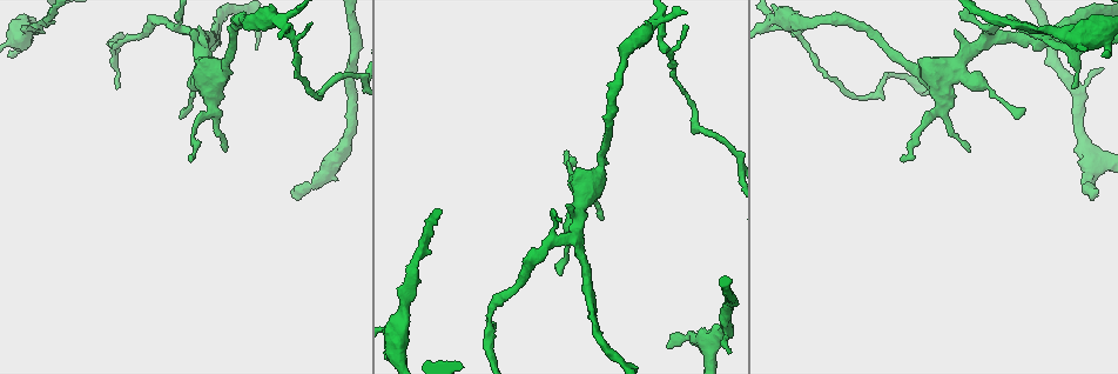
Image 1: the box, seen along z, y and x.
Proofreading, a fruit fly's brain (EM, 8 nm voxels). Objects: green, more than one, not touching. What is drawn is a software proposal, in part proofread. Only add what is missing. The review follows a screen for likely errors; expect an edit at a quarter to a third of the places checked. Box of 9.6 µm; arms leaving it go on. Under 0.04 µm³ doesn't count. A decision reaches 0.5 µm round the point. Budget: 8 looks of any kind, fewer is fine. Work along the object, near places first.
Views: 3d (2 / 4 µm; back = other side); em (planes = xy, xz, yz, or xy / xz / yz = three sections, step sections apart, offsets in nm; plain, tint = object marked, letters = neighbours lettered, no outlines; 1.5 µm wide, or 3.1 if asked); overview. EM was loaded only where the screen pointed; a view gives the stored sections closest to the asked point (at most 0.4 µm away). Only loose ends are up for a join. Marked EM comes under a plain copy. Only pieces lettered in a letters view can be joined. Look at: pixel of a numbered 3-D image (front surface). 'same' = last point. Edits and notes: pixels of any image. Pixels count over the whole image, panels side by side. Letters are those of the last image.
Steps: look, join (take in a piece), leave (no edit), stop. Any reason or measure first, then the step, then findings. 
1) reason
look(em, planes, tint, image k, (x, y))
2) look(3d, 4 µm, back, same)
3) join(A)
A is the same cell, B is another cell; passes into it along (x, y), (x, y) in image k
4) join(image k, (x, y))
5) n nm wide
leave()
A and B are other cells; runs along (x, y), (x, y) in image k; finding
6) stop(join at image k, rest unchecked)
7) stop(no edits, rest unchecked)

tapers out
look(em, xz, step 4, letters, image 1, (492, 321))

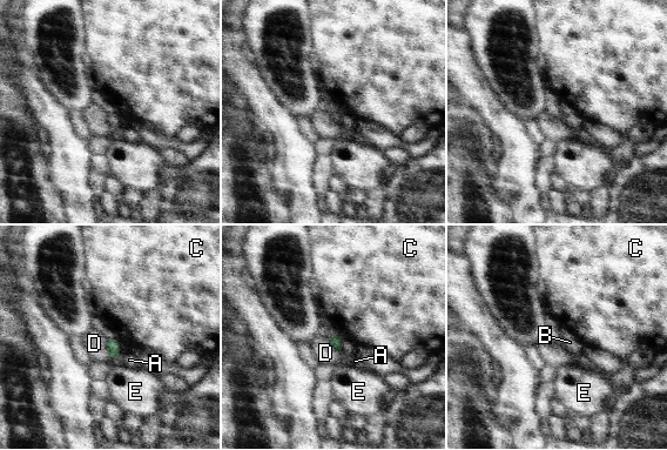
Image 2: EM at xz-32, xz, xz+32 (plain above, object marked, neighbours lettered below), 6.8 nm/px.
another direction
look(em, planes, letters, same)

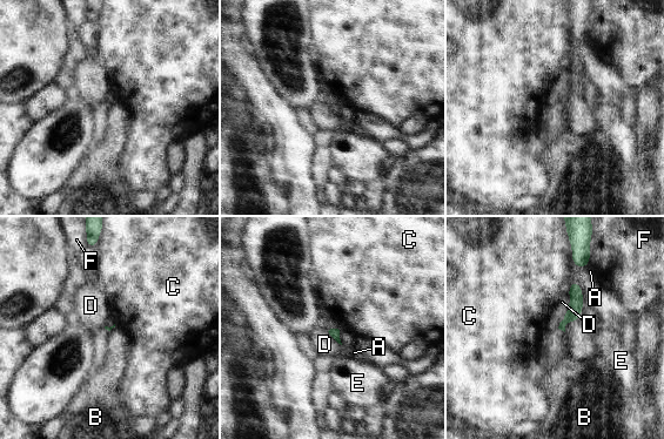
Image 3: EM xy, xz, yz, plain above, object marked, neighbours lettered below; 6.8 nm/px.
leave()
A, B, C, D, E and F are other cells; border along (337, 329), (342, 344) in image 3; none of them fits

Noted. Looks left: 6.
free end
look(em, planes, tint, image 1, (670, 346))

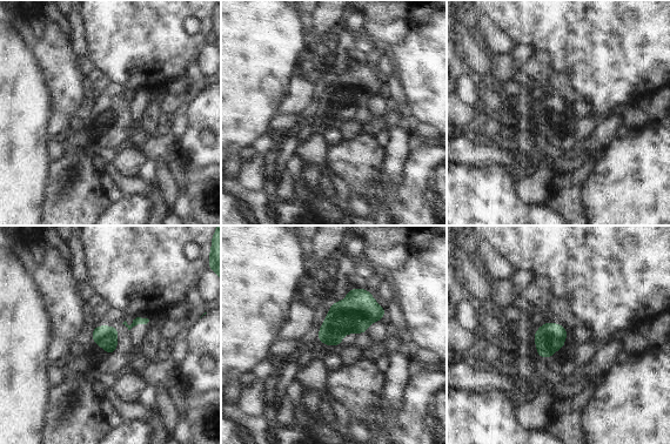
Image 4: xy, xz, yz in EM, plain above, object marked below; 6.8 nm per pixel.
look(em, planes, letters, same)

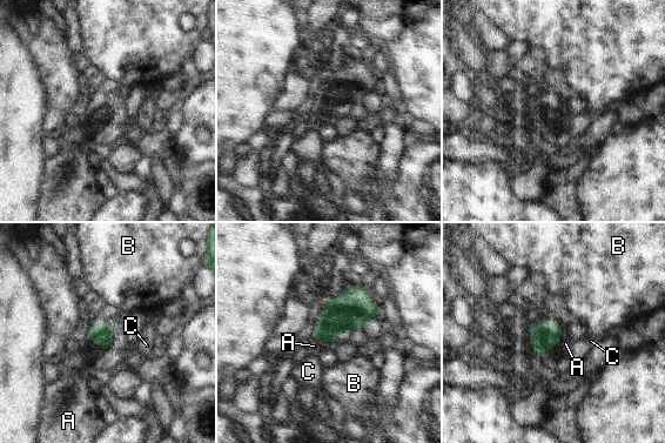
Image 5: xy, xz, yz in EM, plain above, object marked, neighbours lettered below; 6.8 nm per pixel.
150 nm wide; A touches over 170 nm
join(A)
A is the same cell, B and C are other cells; the cell continues

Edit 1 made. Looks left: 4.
tapers out
look(3d, 2 µm, image 1, (728, 352))

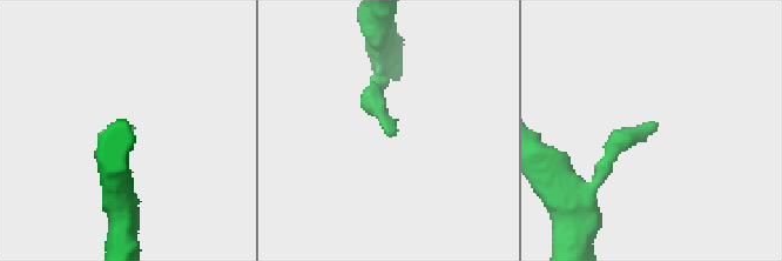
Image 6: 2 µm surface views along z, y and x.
need the tissue
look(em, yz, step 8, letters, image 6, (655, 122))

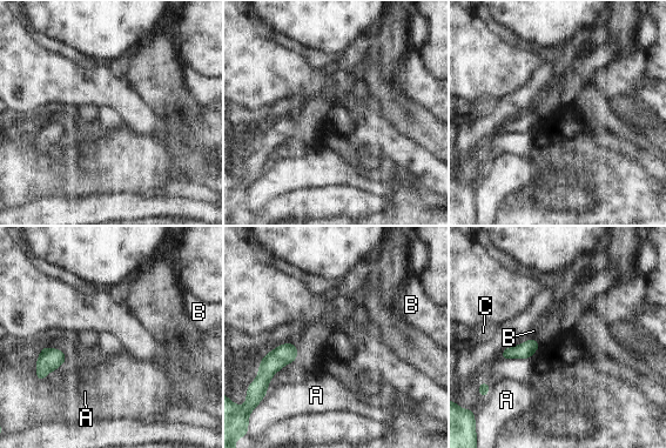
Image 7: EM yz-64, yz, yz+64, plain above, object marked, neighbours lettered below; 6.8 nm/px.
leave()
A, B and C are other cells; border along (533, 336), (516, 346), (508, 347) in image 7; none of them fits

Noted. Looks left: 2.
stop(join at image 5, rest unchecked)

